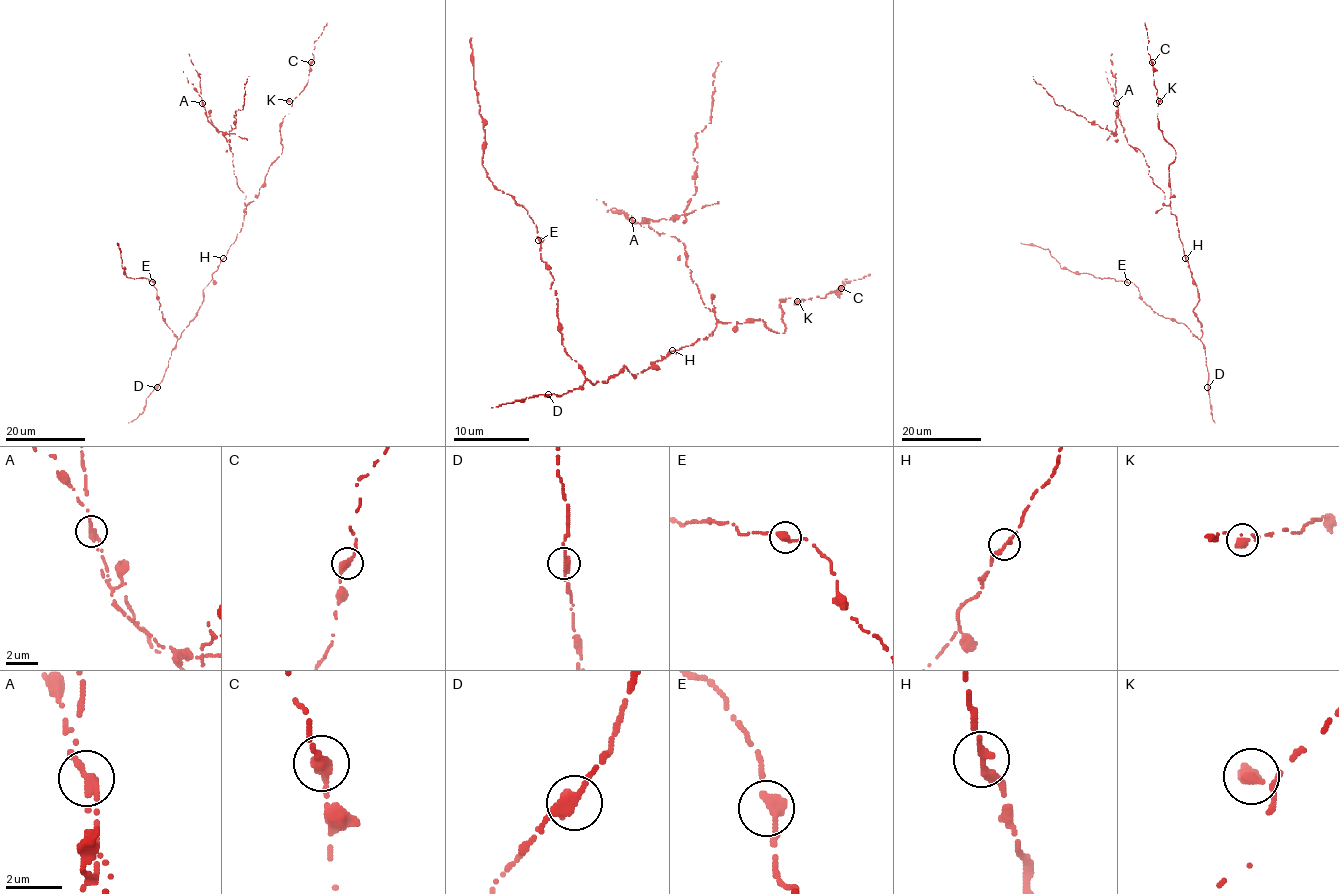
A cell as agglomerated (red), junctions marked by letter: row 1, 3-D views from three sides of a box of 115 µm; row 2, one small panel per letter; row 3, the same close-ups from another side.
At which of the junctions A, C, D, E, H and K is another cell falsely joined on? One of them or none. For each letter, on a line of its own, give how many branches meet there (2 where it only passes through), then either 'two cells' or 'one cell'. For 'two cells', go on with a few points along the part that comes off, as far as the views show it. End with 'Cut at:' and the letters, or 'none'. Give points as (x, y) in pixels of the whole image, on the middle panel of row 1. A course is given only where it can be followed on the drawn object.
A: 2 branches meet; two cells; foreign part runs (633, 220), (640, 223), (644, 218), (678, 218), (695, 193), (695, 135), (710, 121), (712, 85), (722, 61)
C: 2 branches meet; one cell
D: 2 branches meet; one cell
E: 2 branches meet; one cell
H: 2 branches meet; one cell
K: 2 branches meet; one cell
Cut at: A

